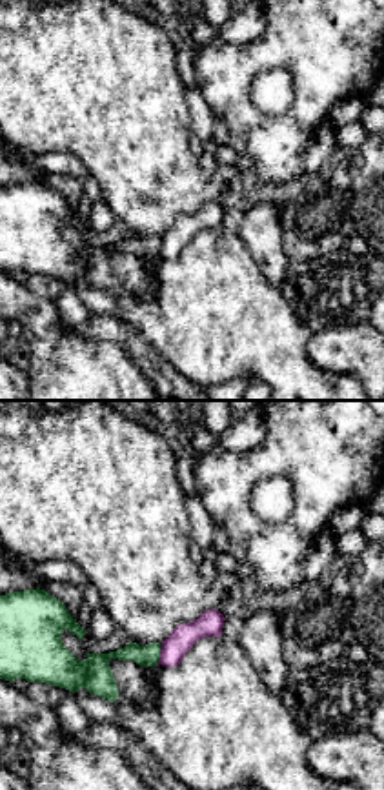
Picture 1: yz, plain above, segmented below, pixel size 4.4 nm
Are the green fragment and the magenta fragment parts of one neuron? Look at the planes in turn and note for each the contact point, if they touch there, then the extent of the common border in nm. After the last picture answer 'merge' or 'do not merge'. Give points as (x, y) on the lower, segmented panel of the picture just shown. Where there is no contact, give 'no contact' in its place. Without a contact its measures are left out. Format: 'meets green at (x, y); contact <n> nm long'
meets green at (159, 654); contact 90 nm long

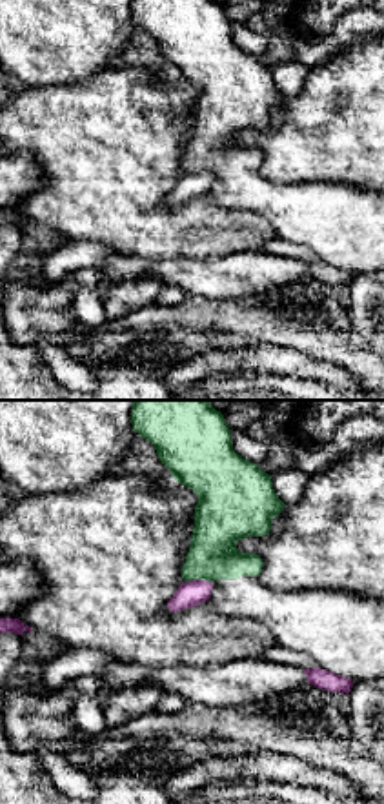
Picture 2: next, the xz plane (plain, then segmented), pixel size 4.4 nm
meets green at (199, 579); contact 110 nm long

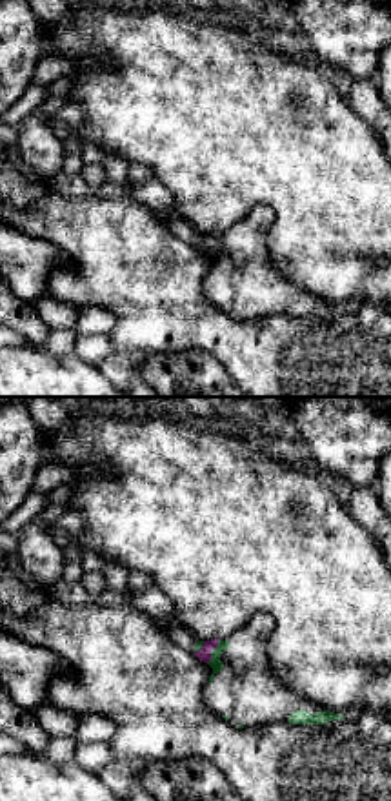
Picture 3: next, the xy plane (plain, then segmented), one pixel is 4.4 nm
meets green at (211, 652); contact 130 nm long

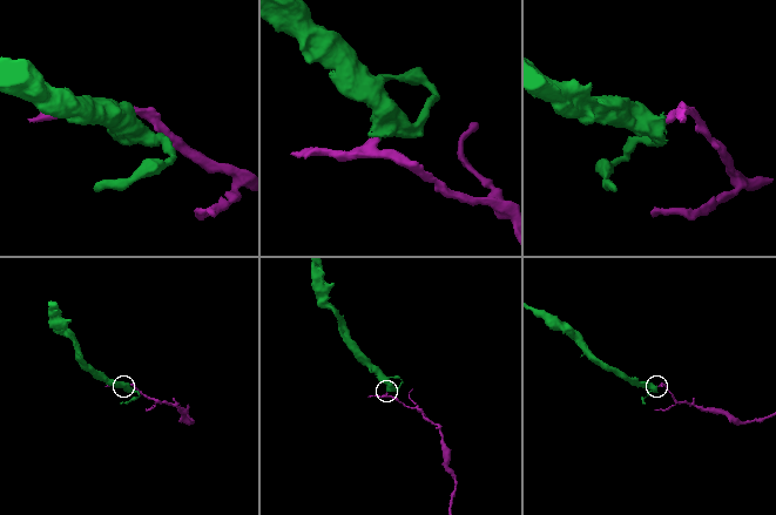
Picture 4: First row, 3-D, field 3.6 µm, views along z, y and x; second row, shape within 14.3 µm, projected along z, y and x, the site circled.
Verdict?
do not merge

